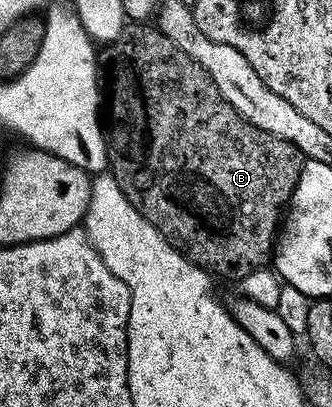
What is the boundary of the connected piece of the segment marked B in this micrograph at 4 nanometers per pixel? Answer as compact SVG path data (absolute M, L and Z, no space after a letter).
M134 24L122 31L121 36L101 51L100 62L104 67L104 94L110 97L110 103L105 103L104 117L101 119L103 131L106 135L106 161L109 173L120 184L132 205L143 214L163 236L179 251L194 263L202 267L211 275L219 274L222 278L240 278L246 280L254 270L261 270L271 261L272 251L280 233L280 223L284 218L284 211L294 197L294 189L300 180L300 172L304 161L303 154L288 140L280 139L270 132L261 131L256 125L249 123L230 104L224 100L212 76L201 67L201 64L187 52L182 52L161 31L150 24Z

